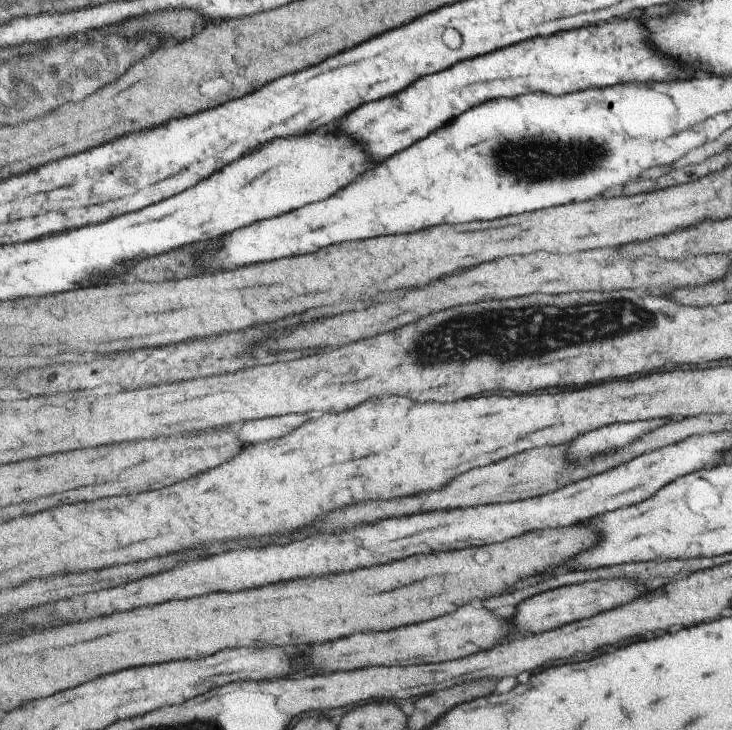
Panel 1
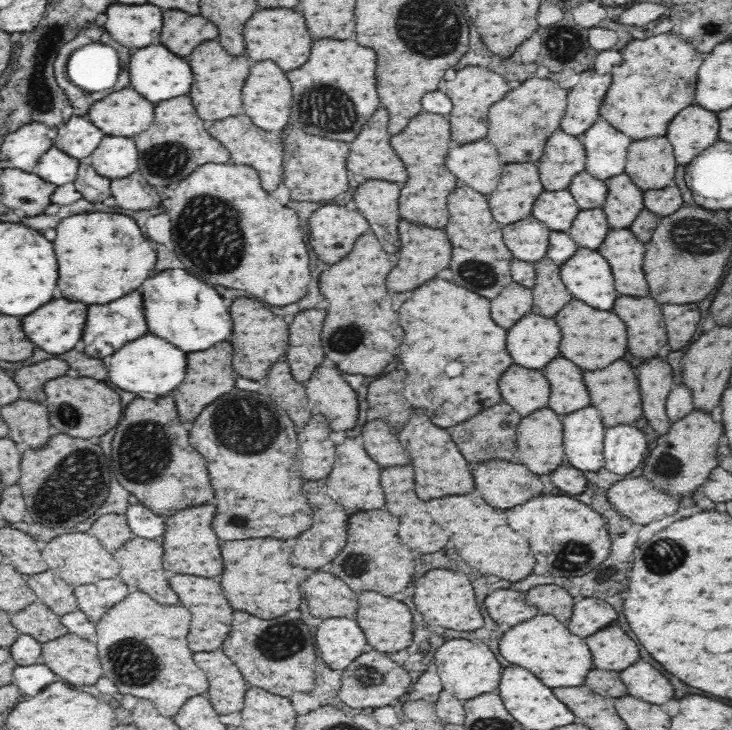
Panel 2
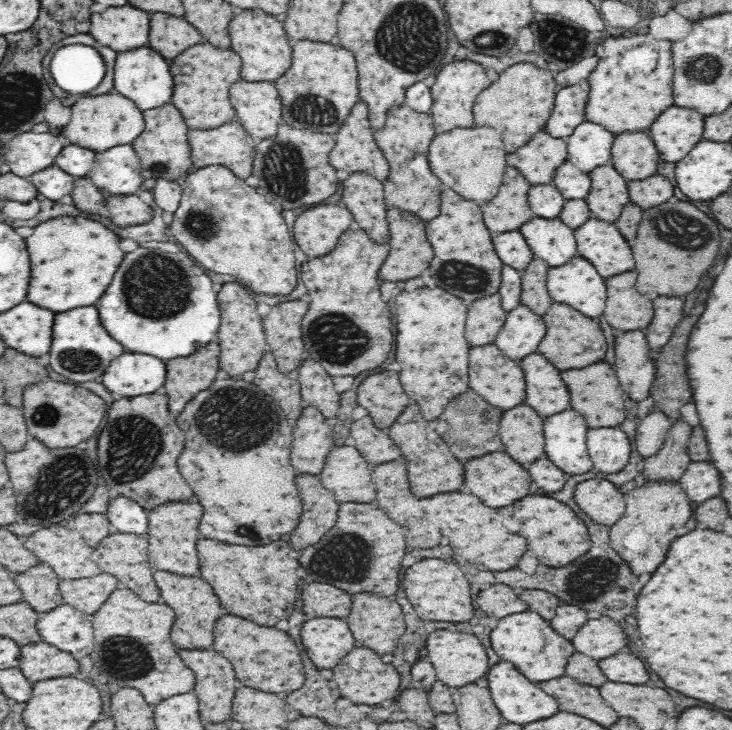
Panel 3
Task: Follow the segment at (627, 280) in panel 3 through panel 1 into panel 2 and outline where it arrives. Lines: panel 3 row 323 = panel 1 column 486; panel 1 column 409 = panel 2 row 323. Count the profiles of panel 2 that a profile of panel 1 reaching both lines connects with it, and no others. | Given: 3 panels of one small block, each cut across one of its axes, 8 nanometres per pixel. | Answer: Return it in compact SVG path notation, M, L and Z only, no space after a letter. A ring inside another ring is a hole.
M620 296L614 312L620 314L628 326L628 350L636 358L654 358L660 348L668 344L662 312L652 298Z

